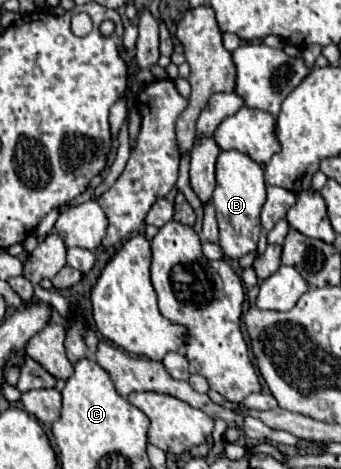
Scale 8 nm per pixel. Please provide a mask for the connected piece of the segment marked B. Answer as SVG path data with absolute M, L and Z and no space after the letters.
M220 151L216 161L216 189L212 195L218 227L220 227L220 247L224 255L232 259L240 259L242 255L256 249L262 225L260 225L260 209L266 201L266 181L264 169L254 163L248 155L238 151Z

